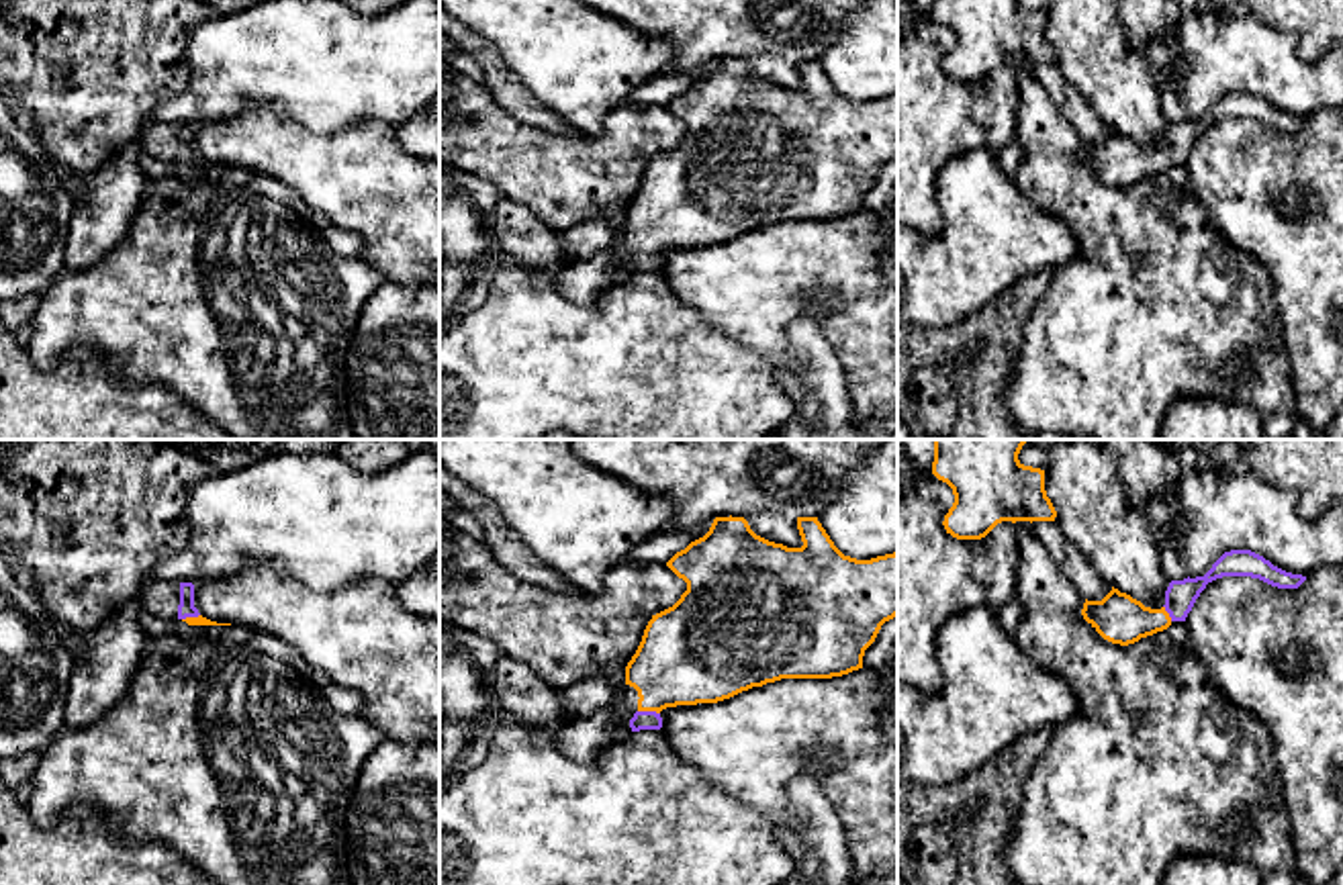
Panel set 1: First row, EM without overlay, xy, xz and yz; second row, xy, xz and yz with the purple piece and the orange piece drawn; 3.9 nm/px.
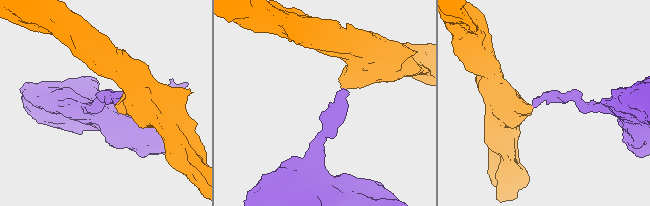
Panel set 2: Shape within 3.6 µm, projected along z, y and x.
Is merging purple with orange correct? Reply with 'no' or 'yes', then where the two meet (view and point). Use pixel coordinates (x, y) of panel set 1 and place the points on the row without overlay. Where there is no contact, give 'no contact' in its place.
yes | xz (649, 254)

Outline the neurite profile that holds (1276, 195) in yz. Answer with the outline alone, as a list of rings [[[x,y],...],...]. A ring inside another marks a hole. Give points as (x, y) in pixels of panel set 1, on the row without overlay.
[[[1343,106],[1325,108],[1298,131],[1278,131],[1251,119],[1222,119],[1206,127],[1186,159],[1188,190],[1210,225],[1271,274],[1284,350],[1292,370],[1296,413],[1314,433],[1329,431],[1343,409]]]

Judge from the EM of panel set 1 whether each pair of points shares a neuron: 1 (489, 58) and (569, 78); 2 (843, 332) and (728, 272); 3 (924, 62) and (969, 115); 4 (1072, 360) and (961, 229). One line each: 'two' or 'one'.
1: two
2: one
3: one
4: two

